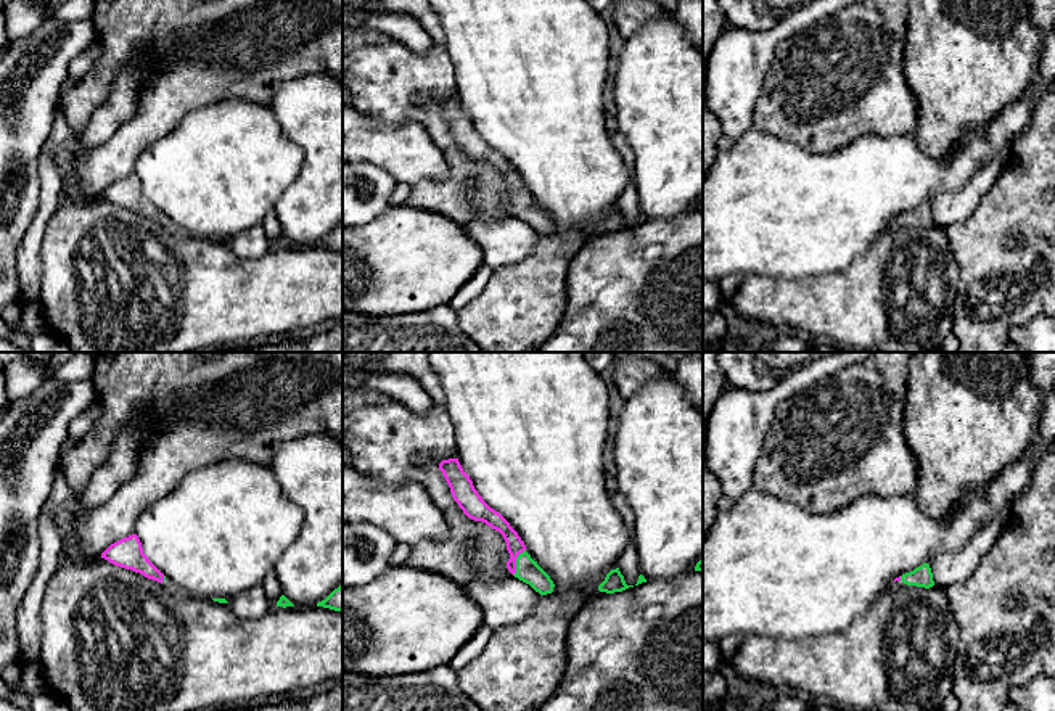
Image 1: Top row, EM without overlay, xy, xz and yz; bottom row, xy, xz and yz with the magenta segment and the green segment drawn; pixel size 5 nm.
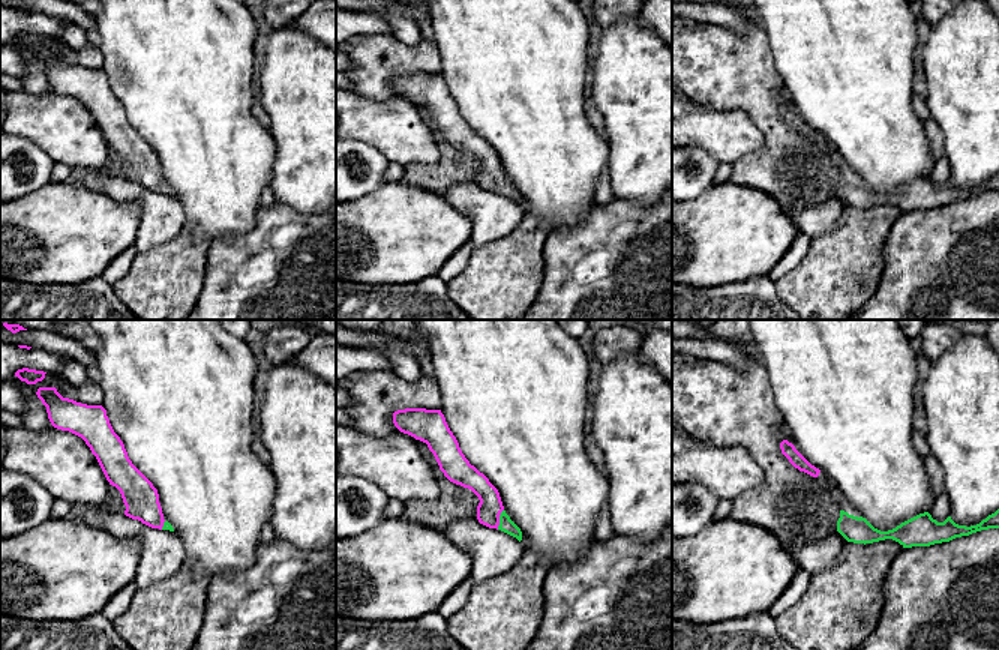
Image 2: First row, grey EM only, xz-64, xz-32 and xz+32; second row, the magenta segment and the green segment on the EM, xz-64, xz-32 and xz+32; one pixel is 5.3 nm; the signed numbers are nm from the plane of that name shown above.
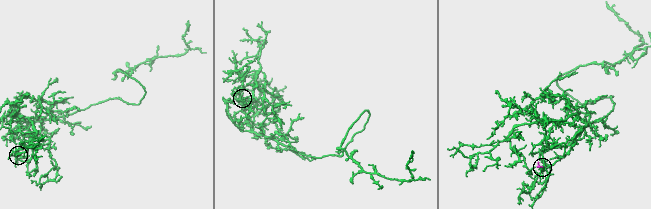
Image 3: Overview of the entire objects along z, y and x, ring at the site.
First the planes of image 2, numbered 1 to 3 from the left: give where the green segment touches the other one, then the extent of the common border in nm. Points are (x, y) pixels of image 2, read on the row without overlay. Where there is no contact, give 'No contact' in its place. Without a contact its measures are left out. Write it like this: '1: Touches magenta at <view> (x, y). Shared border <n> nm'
1: Touches magenta at xz-64 (162, 189). Shared border 50 nm
2: Touches magenta at xz-32 (498, 183). Shared border 120 nm
3: No contact

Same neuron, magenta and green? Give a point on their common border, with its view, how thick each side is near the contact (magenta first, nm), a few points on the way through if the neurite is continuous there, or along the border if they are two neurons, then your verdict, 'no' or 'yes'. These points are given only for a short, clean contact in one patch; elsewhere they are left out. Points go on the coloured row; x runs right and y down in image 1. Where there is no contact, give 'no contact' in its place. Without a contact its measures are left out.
meets magenta in xz at (515, 562); 90 nm thick on the magenta side, 120 nm on the other; runs through xz (515, 546), (515, 562), (528, 570); yes

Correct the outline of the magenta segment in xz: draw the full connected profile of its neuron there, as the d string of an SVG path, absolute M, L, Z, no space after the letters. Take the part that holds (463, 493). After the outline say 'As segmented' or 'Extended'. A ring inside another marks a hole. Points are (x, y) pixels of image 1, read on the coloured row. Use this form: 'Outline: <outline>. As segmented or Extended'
Outline: M458 458L442 460L439 470L463 513L474 521L486 523L503 536L510 553L510 560L507 561L508 571L540 595L552 594L555 584L550 576L531 558L524 542L510 523L482 500Z. Extended

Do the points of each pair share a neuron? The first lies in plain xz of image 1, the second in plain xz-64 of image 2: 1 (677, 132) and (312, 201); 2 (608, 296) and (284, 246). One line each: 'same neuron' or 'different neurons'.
1: same neuron
2: same neuron

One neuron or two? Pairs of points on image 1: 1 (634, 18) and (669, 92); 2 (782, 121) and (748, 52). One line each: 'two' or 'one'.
1: two
2: two

